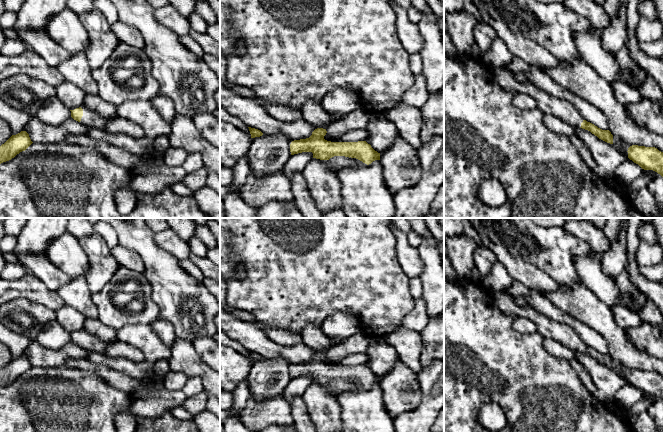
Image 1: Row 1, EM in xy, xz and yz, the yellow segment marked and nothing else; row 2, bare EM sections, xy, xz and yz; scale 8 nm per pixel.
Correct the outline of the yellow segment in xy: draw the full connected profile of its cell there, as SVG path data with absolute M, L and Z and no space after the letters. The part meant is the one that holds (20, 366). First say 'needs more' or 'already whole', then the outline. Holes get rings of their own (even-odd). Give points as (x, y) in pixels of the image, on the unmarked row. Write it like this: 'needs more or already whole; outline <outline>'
already whole; outline M26 355L12 359L0 370L0 388L11 384L20 376L25 375L32 367Z

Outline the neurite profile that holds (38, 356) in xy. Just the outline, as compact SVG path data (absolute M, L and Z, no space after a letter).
M35 340L31 341L23 355L29 358L33 367L57 367L65 365L69 358L87 358L88 352L72 341L62 349L52 351L41 347Z

